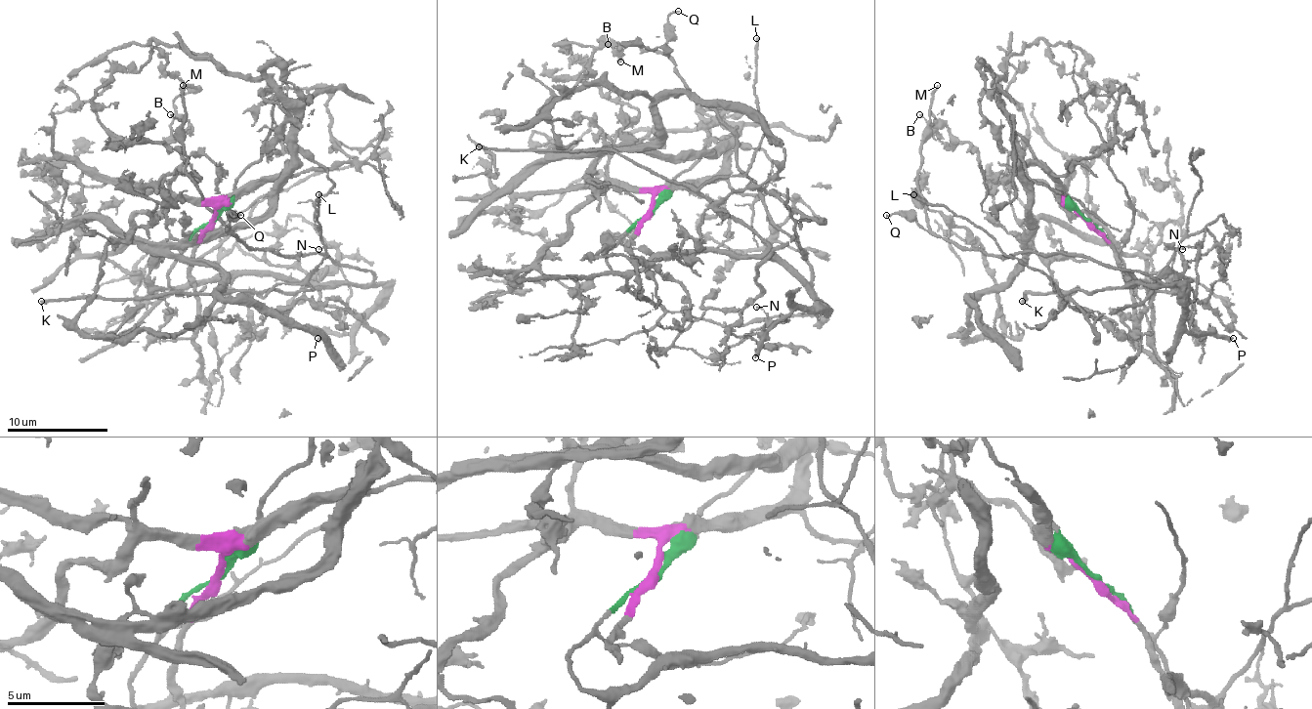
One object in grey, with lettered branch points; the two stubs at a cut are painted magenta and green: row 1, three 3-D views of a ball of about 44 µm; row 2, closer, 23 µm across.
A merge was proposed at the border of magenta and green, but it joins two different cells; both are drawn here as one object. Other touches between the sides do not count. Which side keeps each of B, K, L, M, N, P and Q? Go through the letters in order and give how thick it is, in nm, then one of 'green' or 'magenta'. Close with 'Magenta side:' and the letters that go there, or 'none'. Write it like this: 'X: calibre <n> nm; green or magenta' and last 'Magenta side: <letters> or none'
B: calibre 100 nm; green
K: calibre 240 nm; green
L: calibre 200 nm; green
M: calibre 240 nm; green
N: calibre 100 nm; green
P: calibre 280 nm; green
Q: calibre 120 nm; green
Magenta side: none

